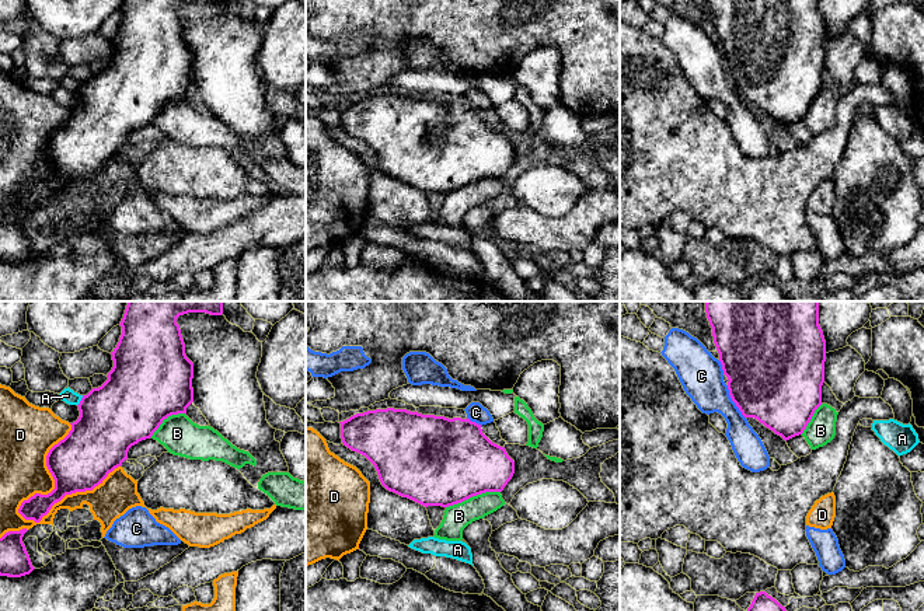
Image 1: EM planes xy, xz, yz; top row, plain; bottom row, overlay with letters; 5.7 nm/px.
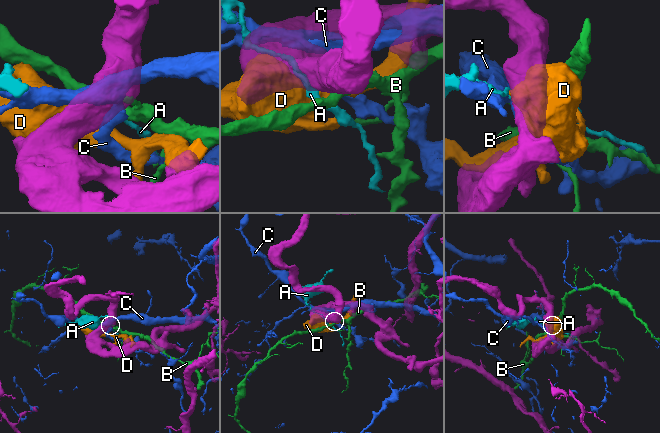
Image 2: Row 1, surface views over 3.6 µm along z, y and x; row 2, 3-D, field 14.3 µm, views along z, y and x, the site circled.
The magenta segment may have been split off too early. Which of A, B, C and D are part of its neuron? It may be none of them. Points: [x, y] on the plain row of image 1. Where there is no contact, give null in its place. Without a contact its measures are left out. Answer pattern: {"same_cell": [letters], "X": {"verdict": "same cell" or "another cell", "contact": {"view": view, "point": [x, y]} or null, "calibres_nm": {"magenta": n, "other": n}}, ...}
{"same_cell": ["B"], "A": {"verdict": "another cell", "contact": {"view": "xy", "point": [80, 87]}, "calibres_nm": {"magenta": 400, "other": 80}}, "B": {"verdict": "same cell", "contact": {"view": "xz", "point": [473, 181]}, "calibres_nm": {"magenta": 500, "other": 150}}, "C": {"verdict": "another cell", "contact": {"view": "yz", "point": [734, 87]}, "calibres_nm": {"magenta": 480, "other": 260}}, "D": {"verdict": "another cell", "contact": {"view": "xy", "point": [68, 180]}, "calibres_nm": {"magenta": 320, "other": 220}}}

